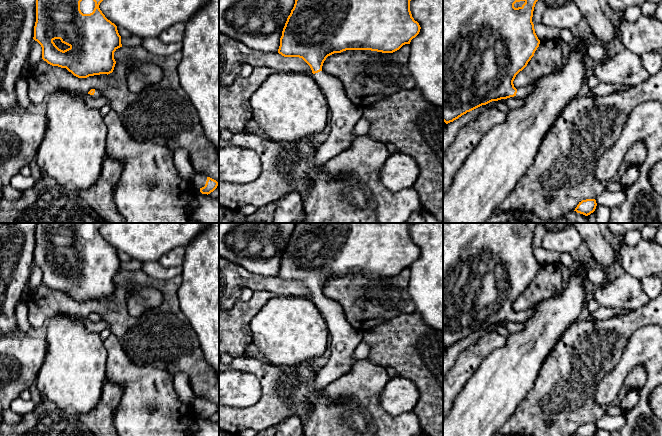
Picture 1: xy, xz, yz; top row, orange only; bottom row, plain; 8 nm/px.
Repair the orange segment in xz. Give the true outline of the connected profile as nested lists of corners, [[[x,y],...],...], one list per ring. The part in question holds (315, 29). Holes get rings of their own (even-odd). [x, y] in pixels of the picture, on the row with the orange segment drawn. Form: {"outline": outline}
{"outline": [[[295,0],[280,38],[278,53],[284,57],[302,58],[311,68],[313,78],[323,92],[329,112],[331,132],[325,143],[316,149],[315,165],[324,165],[329,159],[346,150],[355,139],[353,127],[363,115],[363,108],[353,104],[345,93],[342,81],[322,70],[326,58],[346,50],[371,50],[393,53],[403,45],[410,44],[420,32],[420,25],[410,11],[411,0]]]}

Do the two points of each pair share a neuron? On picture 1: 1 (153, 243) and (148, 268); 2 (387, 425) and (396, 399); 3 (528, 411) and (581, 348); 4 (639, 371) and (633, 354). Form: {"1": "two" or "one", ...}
{"1": "two", "2": "two", "3": "one", "4": "two"}

